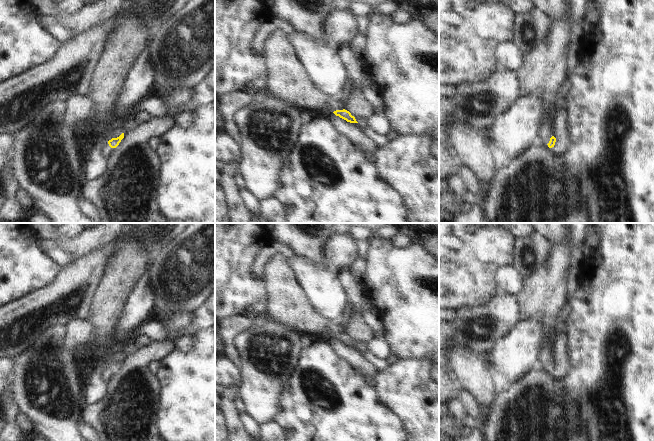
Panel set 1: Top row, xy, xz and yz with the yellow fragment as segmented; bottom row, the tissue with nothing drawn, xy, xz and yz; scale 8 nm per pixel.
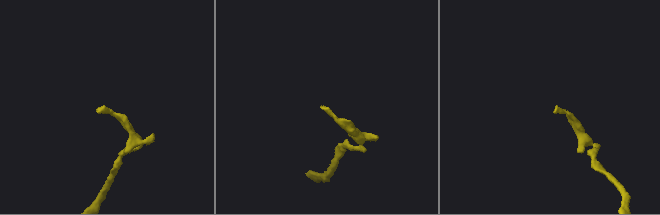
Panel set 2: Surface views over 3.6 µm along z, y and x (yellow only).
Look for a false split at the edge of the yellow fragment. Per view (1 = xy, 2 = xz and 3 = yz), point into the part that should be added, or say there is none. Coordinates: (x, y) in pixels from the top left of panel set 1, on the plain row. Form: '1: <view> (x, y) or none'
1: xy (125, 266)
2: xz (286, 304)
3: yz (543, 295)

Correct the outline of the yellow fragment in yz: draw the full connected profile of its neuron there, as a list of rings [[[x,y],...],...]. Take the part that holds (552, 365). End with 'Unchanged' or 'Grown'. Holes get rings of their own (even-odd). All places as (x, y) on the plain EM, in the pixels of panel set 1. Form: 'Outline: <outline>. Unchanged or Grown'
Outline: [[[563,223],[565,236],[559,244],[552,244],[547,261],[532,275],[523,279],[518,294],[521,306],[521,320],[542,321],[549,334],[538,357],[538,366],[554,371],[556,362],[552,359],[552,338],[560,323],[562,308],[568,304],[568,282],[573,266],[580,257],[575,254],[577,242],[571,223]]]. Grown

